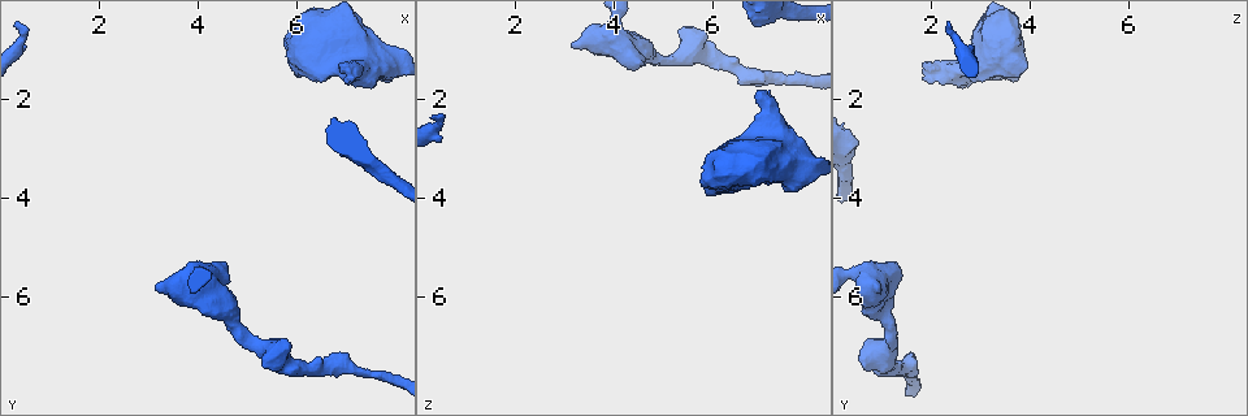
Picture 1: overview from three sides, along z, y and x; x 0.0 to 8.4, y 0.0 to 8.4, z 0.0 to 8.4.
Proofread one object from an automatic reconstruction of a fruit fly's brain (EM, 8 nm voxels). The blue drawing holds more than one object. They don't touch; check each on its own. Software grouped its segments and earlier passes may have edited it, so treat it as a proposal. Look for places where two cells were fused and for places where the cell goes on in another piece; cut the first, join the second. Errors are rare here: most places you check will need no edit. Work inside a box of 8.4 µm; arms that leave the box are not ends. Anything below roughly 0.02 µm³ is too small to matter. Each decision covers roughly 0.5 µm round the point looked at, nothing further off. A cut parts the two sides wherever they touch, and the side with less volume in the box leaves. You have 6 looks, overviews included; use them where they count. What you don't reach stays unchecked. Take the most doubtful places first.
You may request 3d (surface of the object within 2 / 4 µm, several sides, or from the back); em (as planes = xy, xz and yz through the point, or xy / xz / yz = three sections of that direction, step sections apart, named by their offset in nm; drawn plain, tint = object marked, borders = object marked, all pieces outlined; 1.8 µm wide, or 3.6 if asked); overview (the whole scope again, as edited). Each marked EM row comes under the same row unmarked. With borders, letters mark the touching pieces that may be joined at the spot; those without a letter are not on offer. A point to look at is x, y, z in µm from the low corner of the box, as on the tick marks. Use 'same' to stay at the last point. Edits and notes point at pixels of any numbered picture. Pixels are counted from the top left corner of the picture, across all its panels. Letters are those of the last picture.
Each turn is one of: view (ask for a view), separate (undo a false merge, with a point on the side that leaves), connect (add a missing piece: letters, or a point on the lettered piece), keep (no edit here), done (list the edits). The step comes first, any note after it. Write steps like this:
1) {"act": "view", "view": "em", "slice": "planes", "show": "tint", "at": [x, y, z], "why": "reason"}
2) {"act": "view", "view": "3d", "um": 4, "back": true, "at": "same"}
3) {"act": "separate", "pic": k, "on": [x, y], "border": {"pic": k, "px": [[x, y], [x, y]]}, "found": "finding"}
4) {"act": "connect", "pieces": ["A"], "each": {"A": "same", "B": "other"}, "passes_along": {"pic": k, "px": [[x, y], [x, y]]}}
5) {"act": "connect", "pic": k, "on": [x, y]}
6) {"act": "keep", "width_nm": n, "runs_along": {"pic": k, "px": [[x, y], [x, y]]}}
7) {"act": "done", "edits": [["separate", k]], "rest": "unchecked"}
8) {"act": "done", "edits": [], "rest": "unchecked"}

{"act": "view", "view": "em", "slice": "xz", "step": 16, "show": "tint", "at": [5.30, 7.35, 0.60], "why": "branch stops here"}

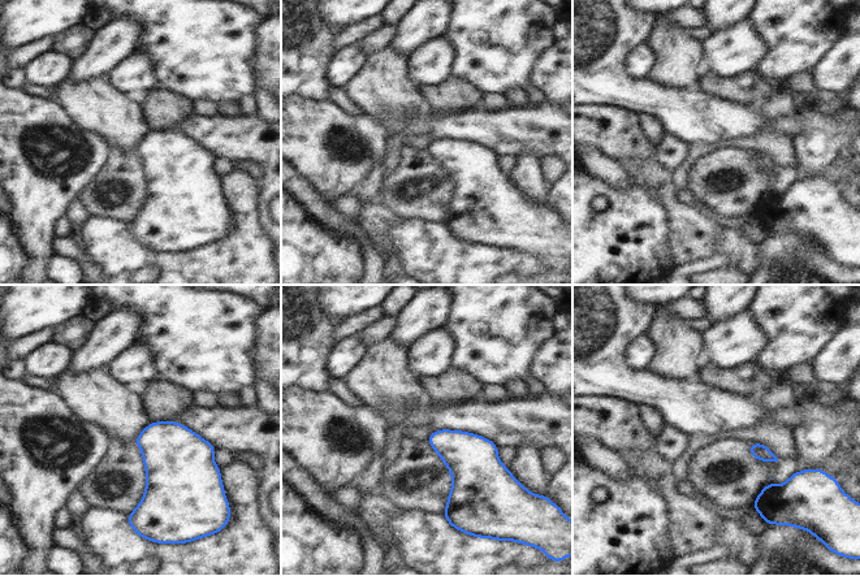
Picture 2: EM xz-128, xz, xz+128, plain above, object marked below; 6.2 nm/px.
{"act": "view", "view": "em", "slice": "yz", "step": 4, "show": "tint", "at": "same", "why": "another direction"}

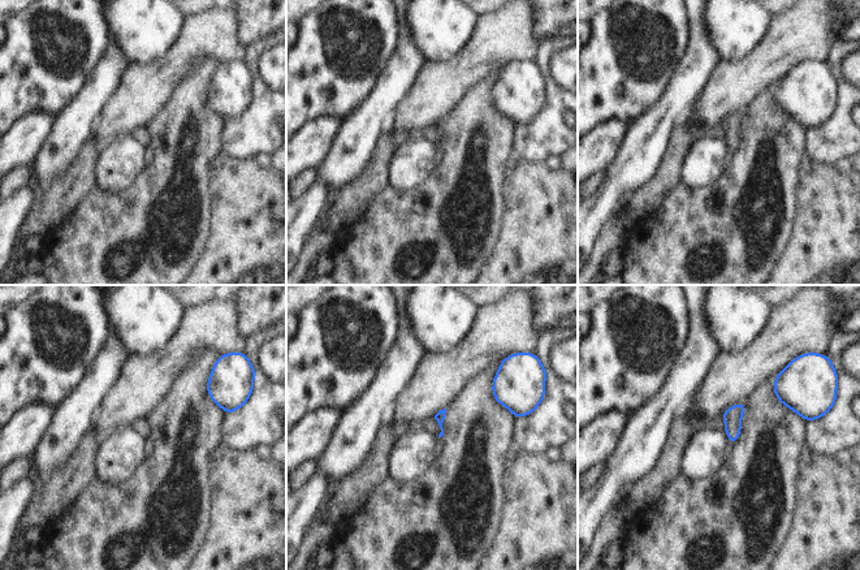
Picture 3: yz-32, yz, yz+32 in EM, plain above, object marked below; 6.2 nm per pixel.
{"act": "view", "view": "em", "slice": "yz", "step": 4, "show": "borders", "at": "same"}

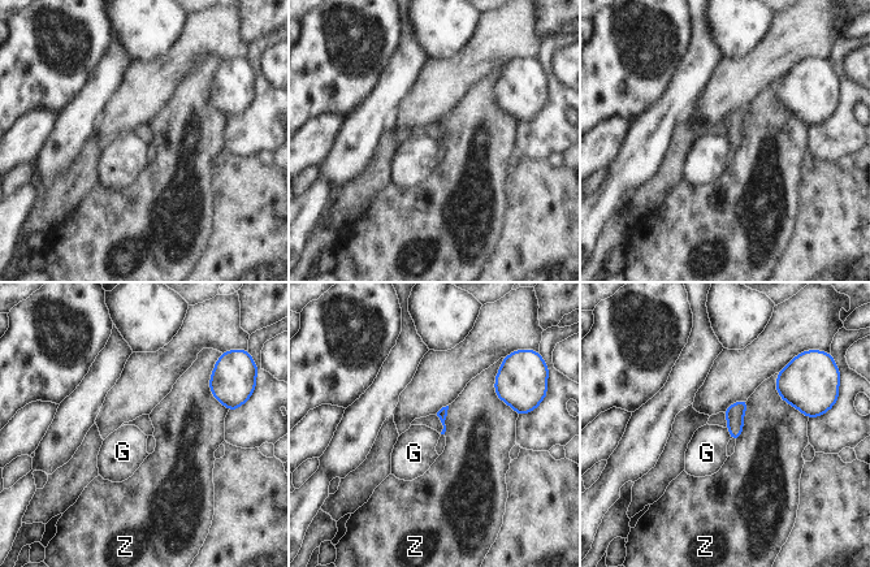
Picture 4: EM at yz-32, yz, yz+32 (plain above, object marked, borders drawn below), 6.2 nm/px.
{"act": "keep", "each": {"G": "other", "Z": "other"}, "found": "no lettered piece goes on from it"}

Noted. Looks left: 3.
{"act": "view", "view": "3d", "um": 4, "back": true, "at": [6.90, 1.30, 1.80], "why": "free end"}

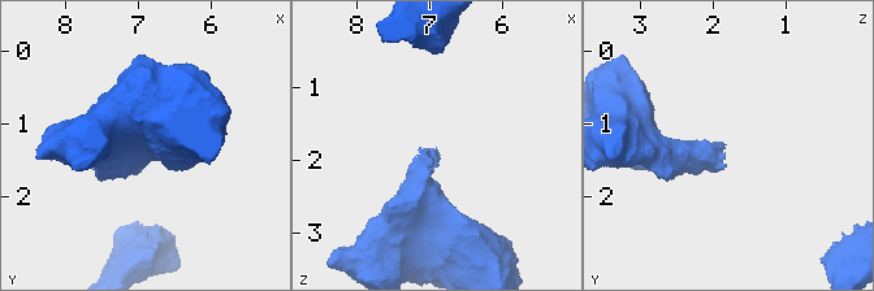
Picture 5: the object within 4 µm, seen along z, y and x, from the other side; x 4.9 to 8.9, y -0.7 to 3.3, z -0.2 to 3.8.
{"act": "view", "view": "em", "slice": "xy", "step": 8, "show": "tint", "at": [6.85, 1.25, 1.85], "why": "shape alone is not enough"}

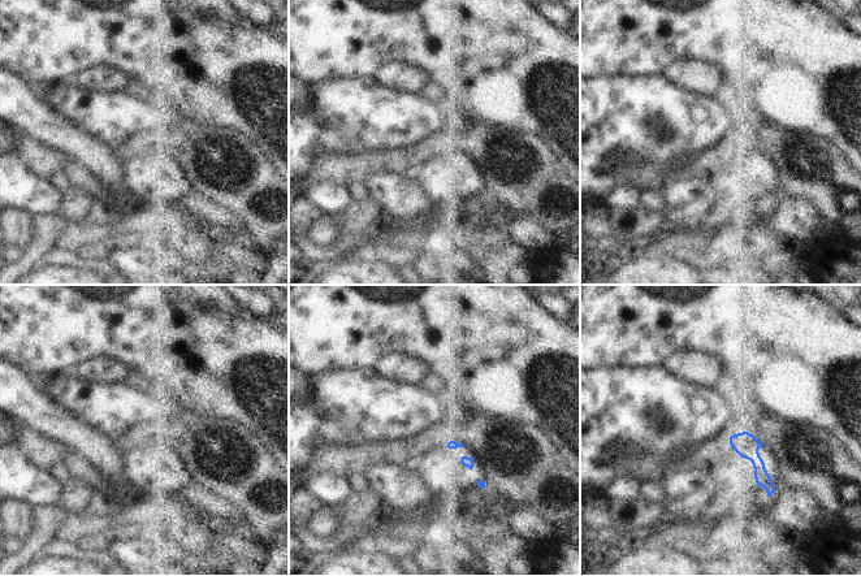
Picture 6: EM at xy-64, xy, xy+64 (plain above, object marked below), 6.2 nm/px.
{"act": "view", "view": "em", "slice": "planes", "show": "borders", "at": "same"}

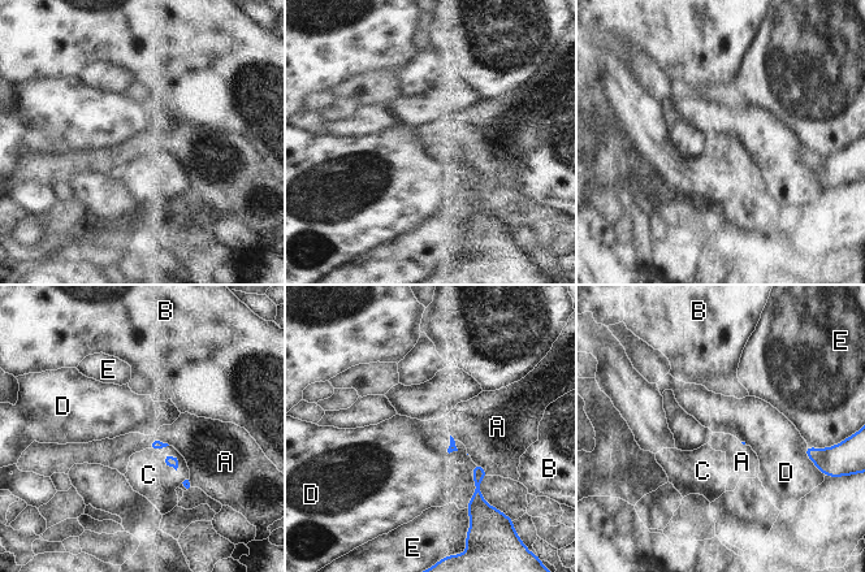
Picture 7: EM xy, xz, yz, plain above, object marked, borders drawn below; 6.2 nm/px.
{"act": "connect", "pic": 7, "on": [148, 475], "each": {"A": "other", "B": "other", "C": "same", "D": "other", "E": "other"}, "passes_along": {"pic": 7, "px": [[172, 462], [168, 464], [148, 475]]}, "found": "the cell continues"}

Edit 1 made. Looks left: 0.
{"act": "done", "edits": [["connect", 7]], "rest": "unchecked"}

